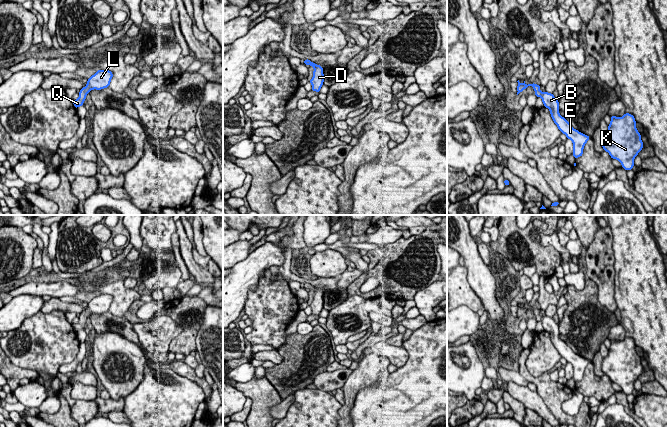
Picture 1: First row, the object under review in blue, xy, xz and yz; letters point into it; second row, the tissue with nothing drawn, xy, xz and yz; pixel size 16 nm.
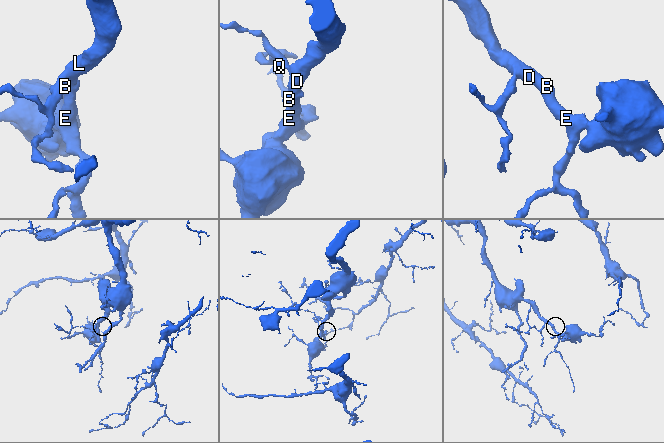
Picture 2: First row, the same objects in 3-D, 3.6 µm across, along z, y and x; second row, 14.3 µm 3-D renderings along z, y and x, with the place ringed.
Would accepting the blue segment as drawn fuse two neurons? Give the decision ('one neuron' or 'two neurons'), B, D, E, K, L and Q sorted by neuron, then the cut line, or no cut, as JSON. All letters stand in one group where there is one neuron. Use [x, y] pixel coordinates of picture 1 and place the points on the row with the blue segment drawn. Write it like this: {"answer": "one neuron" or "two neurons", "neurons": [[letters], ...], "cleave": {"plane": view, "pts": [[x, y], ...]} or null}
{"answer": "one neuron", "neurons": [["B", "D", "E", "K", "L", "Q"]], "cleave": null}

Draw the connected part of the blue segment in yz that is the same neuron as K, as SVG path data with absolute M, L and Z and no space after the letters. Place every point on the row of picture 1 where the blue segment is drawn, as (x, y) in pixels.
M625 113L622 117L610 118L608 131L603 134L602 147L612 159L618 160L625 170L632 170L635 165L634 158L643 148L635 118L629 113Z

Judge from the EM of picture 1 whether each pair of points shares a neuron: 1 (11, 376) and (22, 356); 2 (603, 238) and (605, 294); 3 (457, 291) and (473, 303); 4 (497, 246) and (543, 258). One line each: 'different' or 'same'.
1: different
2: same
3: same
4: same

